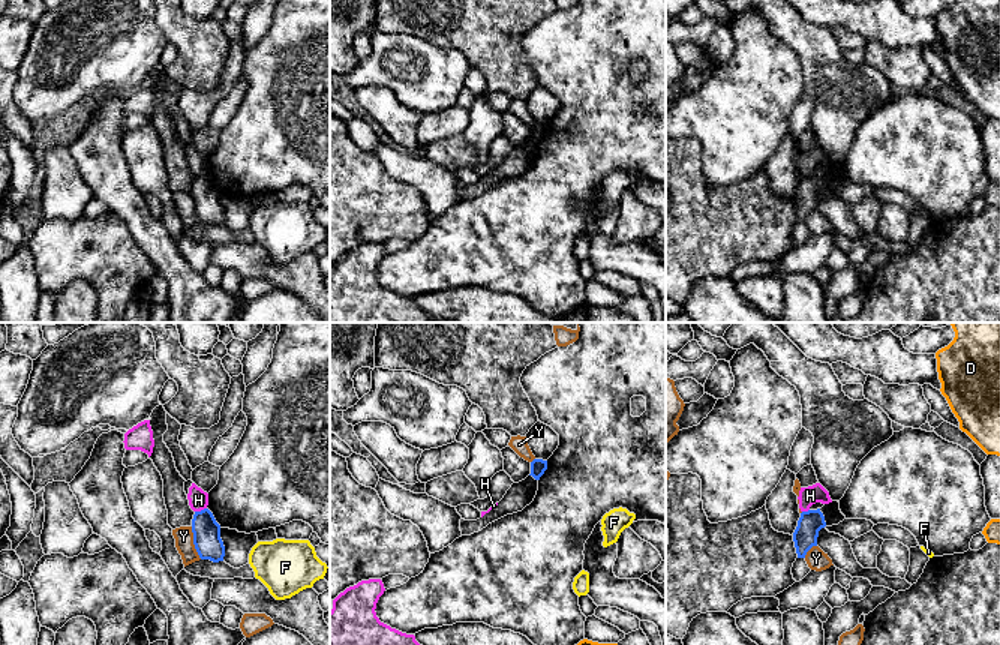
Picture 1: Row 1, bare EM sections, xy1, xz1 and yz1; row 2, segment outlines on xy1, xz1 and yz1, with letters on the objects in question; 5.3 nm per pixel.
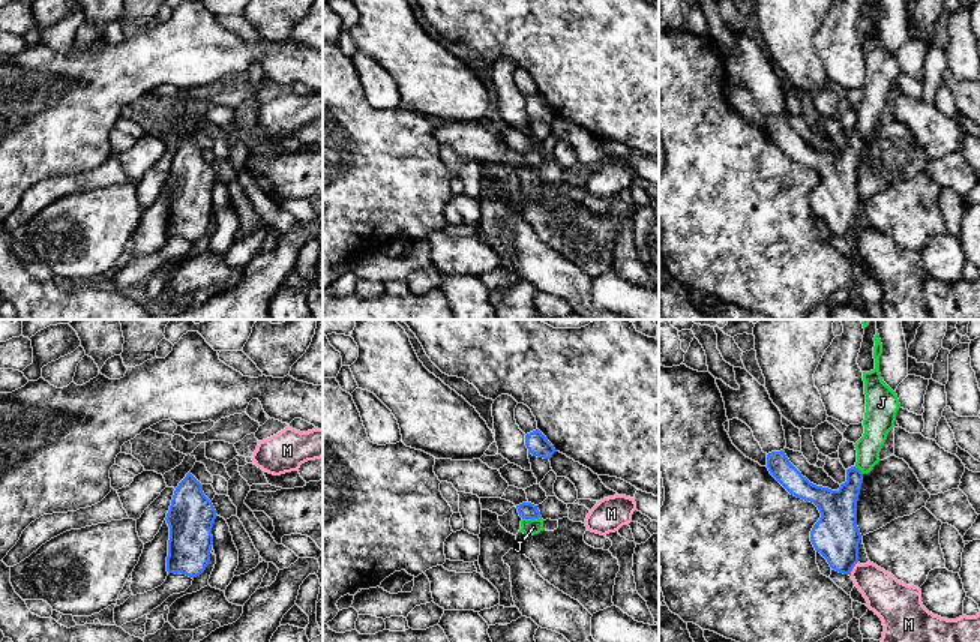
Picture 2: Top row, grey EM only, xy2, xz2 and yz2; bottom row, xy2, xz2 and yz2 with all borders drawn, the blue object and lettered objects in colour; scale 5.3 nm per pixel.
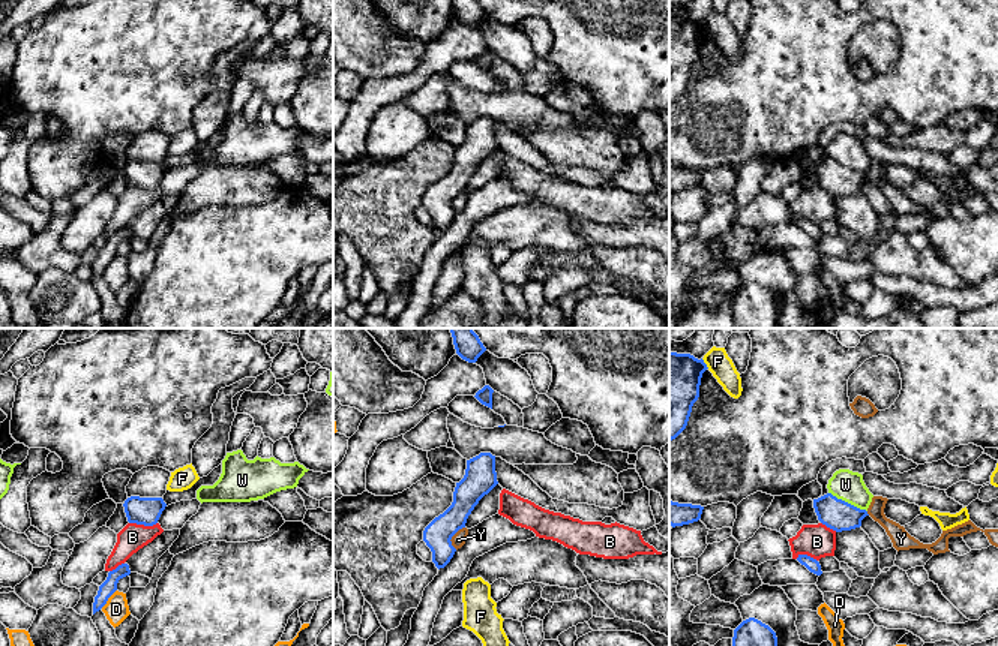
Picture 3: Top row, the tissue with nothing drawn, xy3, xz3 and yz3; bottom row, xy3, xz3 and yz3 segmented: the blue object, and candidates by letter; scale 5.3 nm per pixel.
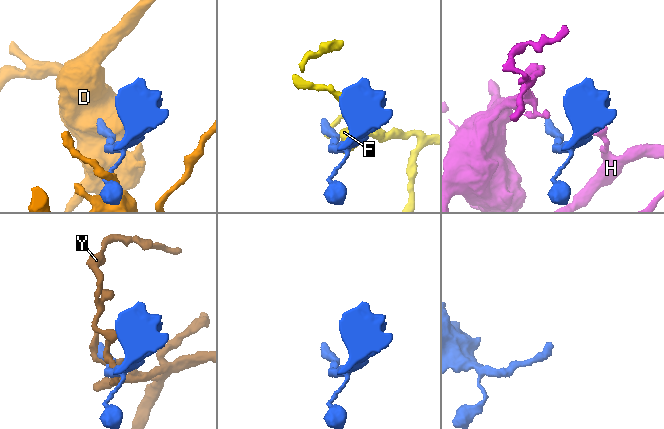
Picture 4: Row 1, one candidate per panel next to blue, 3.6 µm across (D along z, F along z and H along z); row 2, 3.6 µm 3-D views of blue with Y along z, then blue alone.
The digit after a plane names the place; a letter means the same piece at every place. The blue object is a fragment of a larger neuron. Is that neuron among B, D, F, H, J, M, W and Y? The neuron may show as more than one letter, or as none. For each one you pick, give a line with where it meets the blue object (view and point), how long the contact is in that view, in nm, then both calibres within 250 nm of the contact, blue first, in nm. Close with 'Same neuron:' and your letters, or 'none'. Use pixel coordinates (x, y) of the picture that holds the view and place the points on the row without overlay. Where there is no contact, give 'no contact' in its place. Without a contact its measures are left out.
J: contact xz2 (532, 182); length 110 nm; calibres 90 and 80 nm
Same neuron: J

